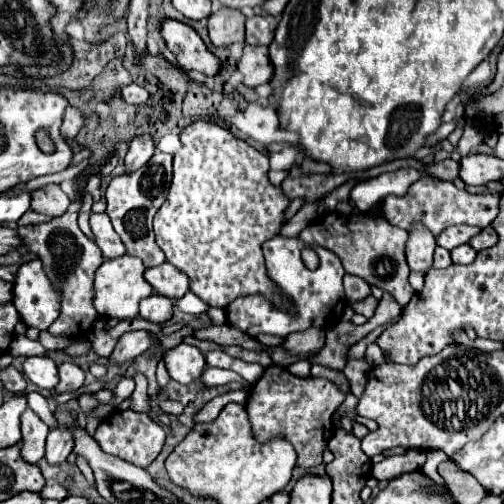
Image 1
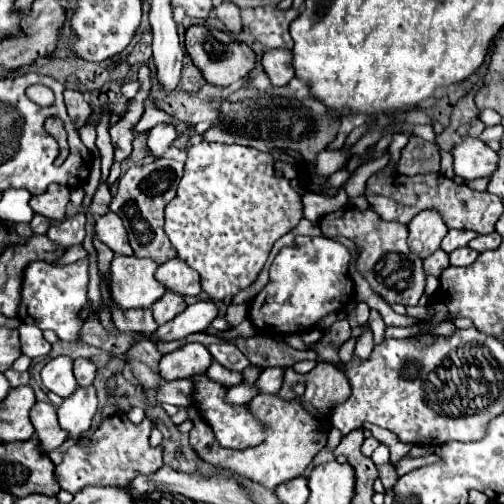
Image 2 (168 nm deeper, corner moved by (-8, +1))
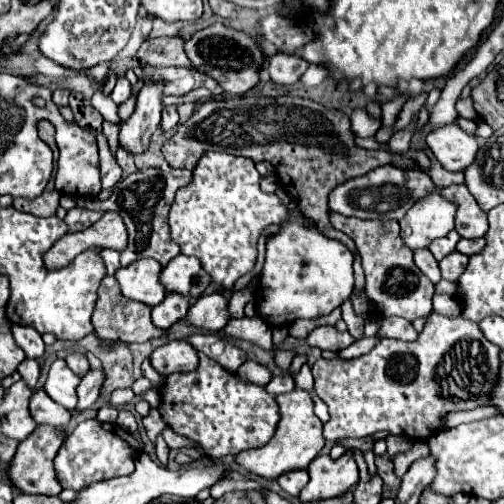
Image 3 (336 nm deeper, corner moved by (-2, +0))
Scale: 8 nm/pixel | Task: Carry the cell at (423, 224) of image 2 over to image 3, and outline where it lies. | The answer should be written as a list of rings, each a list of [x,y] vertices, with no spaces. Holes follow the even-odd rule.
[[[430,193],[400,219],[404,243],[412,251],[426,249],[434,239],[454,229],[454,213],[454,203],[446,201],[438,193]]]

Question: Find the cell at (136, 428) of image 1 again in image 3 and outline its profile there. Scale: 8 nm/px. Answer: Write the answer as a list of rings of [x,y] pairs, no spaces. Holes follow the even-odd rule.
[[[88,419],[82,421],[72,431],[72,435],[68,435],[66,443],[60,447],[54,459],[54,469],[62,489],[78,491],[82,489],[82,485],[90,485],[94,481],[114,479],[134,473],[134,459],[142,447],[144,447],[142,439],[124,431],[116,423],[102,423],[98,419]]]

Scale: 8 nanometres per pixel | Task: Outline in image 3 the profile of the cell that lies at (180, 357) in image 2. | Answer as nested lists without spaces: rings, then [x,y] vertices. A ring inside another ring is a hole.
[[[168,341],[166,345],[158,347],[150,355],[152,367],[164,377],[182,371],[194,371],[198,367],[198,353],[196,349],[184,341]]]

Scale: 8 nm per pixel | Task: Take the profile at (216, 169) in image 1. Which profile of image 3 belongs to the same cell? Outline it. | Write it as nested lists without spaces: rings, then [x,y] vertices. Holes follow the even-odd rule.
[[[206,151],[192,171],[192,181],[186,187],[178,189],[174,203],[170,205],[170,237],[180,247],[180,253],[194,255],[200,259],[202,269],[212,277],[212,283],[216,283],[220,289],[232,289],[240,277],[254,271],[260,235],[268,225],[284,223],[288,219],[288,207],[276,193],[264,193],[260,189],[260,179],[262,177],[256,171],[252,159],[218,151]]]

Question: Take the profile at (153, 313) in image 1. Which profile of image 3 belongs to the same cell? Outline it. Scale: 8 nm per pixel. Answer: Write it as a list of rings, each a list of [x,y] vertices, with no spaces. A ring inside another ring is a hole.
[[[166,293],[164,301],[158,303],[158,307],[152,307],[152,321],[156,327],[168,329],[186,315],[188,307],[190,307],[190,303],[186,297],[178,295],[178,293]]]

